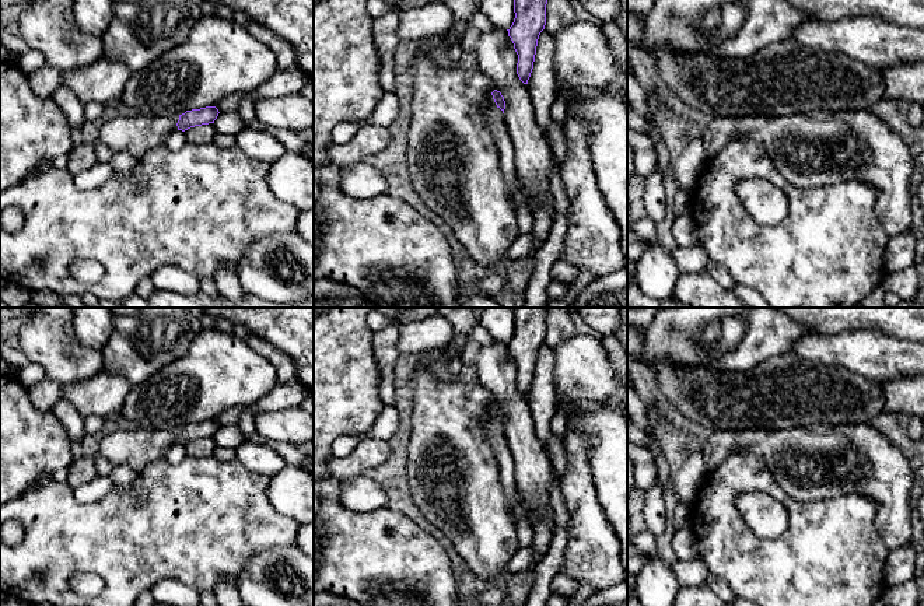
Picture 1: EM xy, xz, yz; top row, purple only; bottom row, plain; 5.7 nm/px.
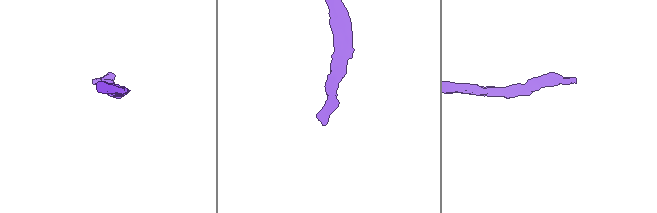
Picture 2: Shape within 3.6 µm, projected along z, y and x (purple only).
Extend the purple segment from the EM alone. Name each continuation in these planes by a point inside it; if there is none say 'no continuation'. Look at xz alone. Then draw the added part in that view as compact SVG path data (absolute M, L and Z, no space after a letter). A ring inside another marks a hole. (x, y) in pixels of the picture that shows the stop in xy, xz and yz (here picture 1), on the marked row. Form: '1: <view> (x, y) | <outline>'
1: xz (452, 160) | M419 50L409 56L406 66L413 70L414 77L406 150L406 169L414 192L451 227L475 262L493 266L505 260L507 249L518 237L518 223L505 193L500 153L484 112L484 101L496 90L493 80L480 71L441 66L430 55Z

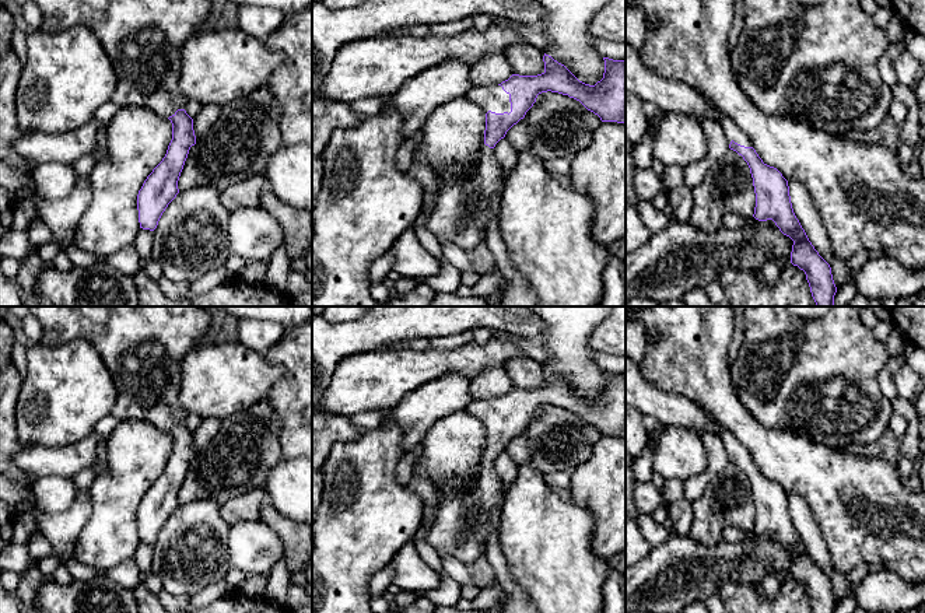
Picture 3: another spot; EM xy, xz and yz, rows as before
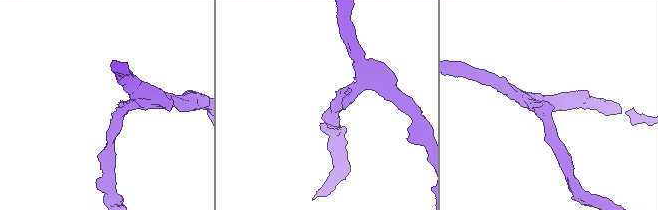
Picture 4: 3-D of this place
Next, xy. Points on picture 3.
1: xy (143, 39) | M31 0L43 14L42 32L56 34L74 27L90 28L99 39L109 57L116 78L116 90L111 101L119 108L141 106L169 118L178 109L185 109L188 98L179 90L181 52L183 43L199 31L207 18L210 0Z

